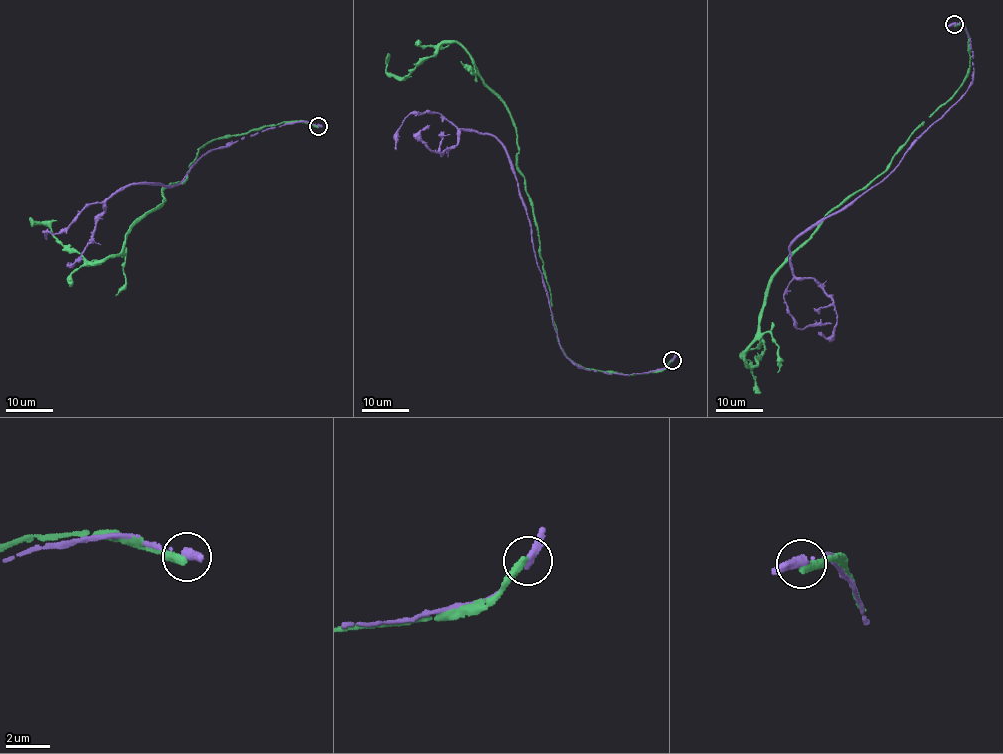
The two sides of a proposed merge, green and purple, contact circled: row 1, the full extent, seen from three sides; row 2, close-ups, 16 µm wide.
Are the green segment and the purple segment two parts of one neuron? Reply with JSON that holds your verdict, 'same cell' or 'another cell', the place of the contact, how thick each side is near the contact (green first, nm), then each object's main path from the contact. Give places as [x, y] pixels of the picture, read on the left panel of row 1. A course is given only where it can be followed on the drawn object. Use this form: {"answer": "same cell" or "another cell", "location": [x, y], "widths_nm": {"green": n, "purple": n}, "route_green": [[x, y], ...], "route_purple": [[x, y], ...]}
{"answer": "another cell", "location": [318, 126], "widths_nm": {"green": 400, "purple": 460}, "route_green": [[318, 126], [207, 142], [123, 252], [98, 261], [32, 225]], "route_purple": [[318, 126], [296, 121], [221, 146], [179, 184], [128, 184], [45, 239]]}

